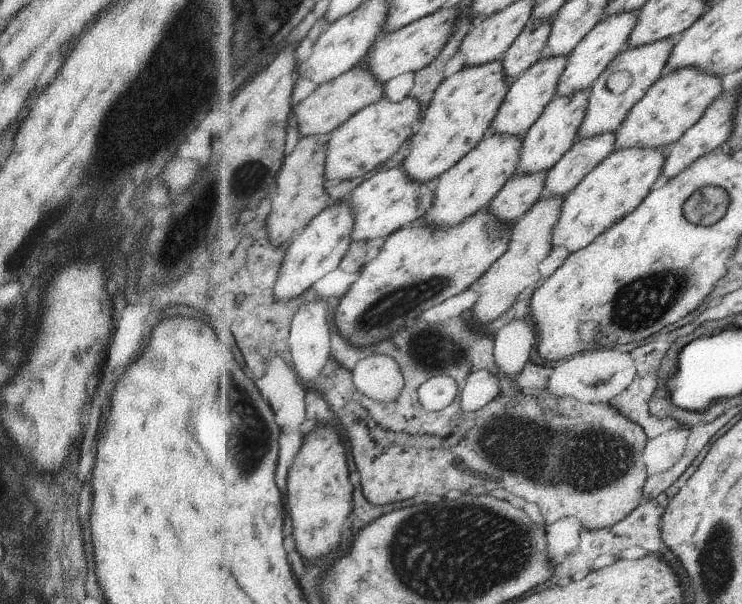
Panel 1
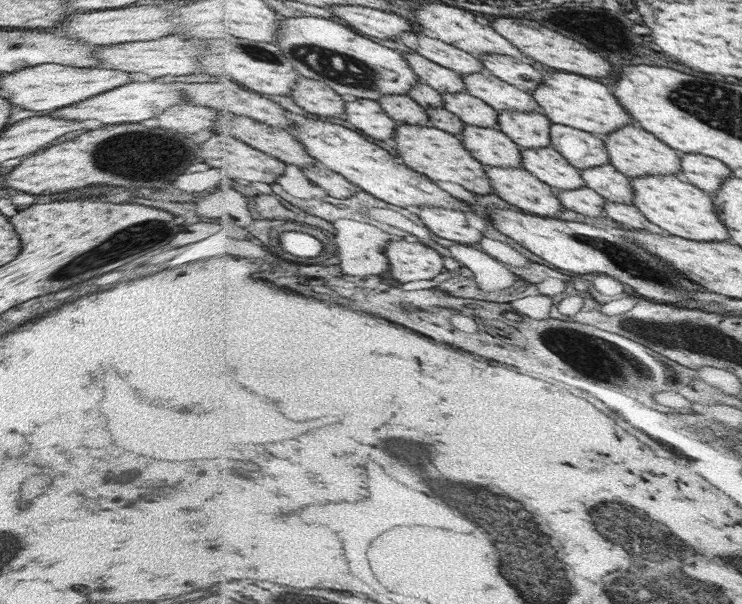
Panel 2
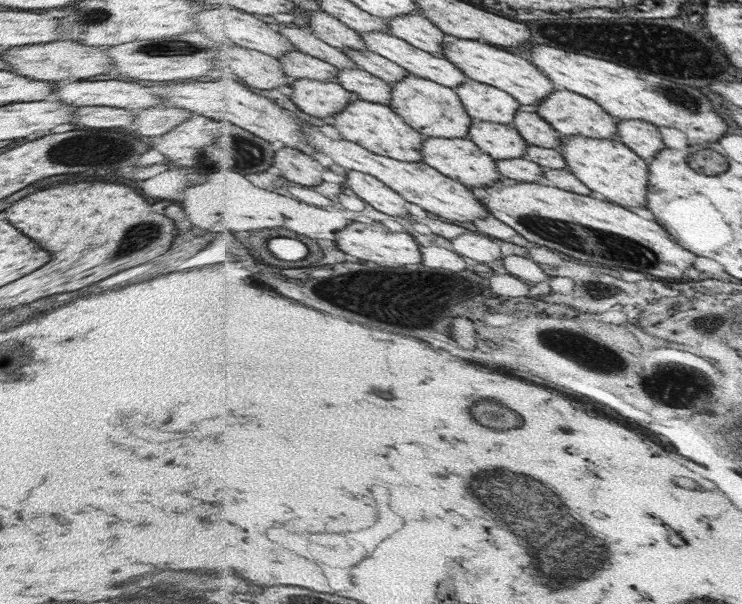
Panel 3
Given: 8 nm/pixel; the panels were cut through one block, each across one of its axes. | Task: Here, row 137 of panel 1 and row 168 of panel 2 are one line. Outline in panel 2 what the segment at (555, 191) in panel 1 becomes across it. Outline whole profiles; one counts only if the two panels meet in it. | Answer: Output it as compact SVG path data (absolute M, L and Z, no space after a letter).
M614 165L581 170L584 184L605 200L622 204L631 204L635 199L635 190L631 178L619 172Z

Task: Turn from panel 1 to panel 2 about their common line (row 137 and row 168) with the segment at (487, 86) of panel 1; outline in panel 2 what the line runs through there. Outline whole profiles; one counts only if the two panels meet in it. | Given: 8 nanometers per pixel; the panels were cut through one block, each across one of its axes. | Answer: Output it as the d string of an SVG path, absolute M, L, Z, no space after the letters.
M401 123L395 141L396 151L404 159L403 162L418 173L434 181L456 182L473 194L494 194L494 185L491 183L491 177L487 175L486 166L468 152L463 139L455 134L436 127Z

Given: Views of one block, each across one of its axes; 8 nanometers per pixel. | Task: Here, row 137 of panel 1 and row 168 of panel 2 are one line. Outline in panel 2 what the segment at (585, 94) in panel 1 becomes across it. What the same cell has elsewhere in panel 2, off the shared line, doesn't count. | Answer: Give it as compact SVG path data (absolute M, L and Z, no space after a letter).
M524 148L523 169L552 185L557 191L585 188L581 170L575 168L559 150L548 148Z

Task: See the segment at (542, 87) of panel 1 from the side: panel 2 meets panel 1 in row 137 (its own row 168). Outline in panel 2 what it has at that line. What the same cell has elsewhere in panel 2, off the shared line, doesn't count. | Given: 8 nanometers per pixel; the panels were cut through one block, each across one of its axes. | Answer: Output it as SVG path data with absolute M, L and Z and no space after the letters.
M466 124L463 141L468 152L486 167L523 169L522 148L499 128Z

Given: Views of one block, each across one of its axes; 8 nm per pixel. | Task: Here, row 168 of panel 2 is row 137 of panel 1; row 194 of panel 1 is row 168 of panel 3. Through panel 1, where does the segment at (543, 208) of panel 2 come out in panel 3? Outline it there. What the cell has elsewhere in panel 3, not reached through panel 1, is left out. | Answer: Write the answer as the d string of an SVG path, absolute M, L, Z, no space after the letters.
M428 137L424 141L423 148L424 161L433 168L440 170L446 176L454 177L462 184L469 188L484 188L484 186L492 186L498 178L498 167L496 160L492 156L488 156L475 141L466 138L440 138Z

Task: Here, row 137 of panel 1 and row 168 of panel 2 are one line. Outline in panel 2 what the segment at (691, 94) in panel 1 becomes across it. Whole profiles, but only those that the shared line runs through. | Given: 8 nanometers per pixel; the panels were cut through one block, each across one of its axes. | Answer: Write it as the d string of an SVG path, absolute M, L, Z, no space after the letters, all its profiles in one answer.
M628 124L628 126L624 126L616 132L610 132L610 134L602 136L602 141L606 143L610 163L629 178L656 175L675 176L683 168L680 152L661 141L655 133L648 132L642 126L638 128L634 124Z

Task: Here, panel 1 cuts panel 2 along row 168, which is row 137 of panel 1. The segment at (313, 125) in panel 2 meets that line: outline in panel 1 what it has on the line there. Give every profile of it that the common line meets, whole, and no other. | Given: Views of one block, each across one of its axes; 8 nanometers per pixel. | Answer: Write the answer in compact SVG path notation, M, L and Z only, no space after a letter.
M408 96L401 102L383 99L354 114L350 120L346 120L346 124L330 133L326 180L362 178L380 168L386 160L394 158L403 150L406 142L414 138L424 120L425 110L418 98Z

